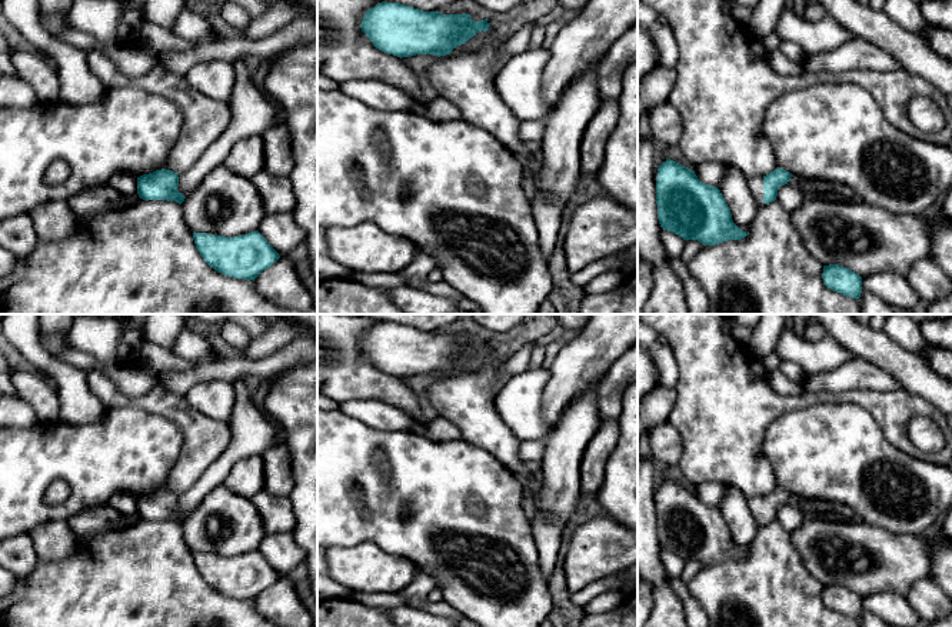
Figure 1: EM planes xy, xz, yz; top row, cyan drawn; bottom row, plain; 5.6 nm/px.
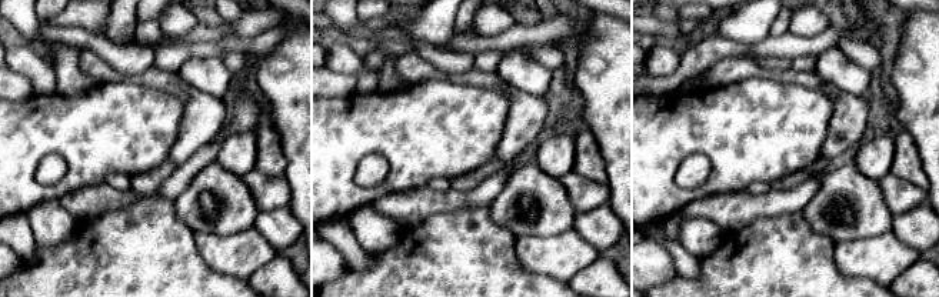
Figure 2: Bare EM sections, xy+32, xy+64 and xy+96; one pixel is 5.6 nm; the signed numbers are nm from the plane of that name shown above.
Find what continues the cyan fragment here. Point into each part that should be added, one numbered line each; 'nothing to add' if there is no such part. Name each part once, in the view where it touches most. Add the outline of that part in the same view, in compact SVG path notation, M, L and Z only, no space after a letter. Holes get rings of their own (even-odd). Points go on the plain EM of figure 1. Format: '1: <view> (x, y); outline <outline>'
1: yz (756, 503); outline M756 496L749 498L752 514L755 517L755 521L759 527L763 524L763 496Z

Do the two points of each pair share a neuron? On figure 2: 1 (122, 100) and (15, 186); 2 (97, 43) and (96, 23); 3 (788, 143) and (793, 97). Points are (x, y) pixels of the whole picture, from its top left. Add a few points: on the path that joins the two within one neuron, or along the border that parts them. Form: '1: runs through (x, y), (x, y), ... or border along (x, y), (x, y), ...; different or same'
1: runs through (92, 127), (59, 127), (30, 156); same
2: border along (63, 24), (83, 27), (100, 34); different
3: runs through (788, 132), (793, 109); same

